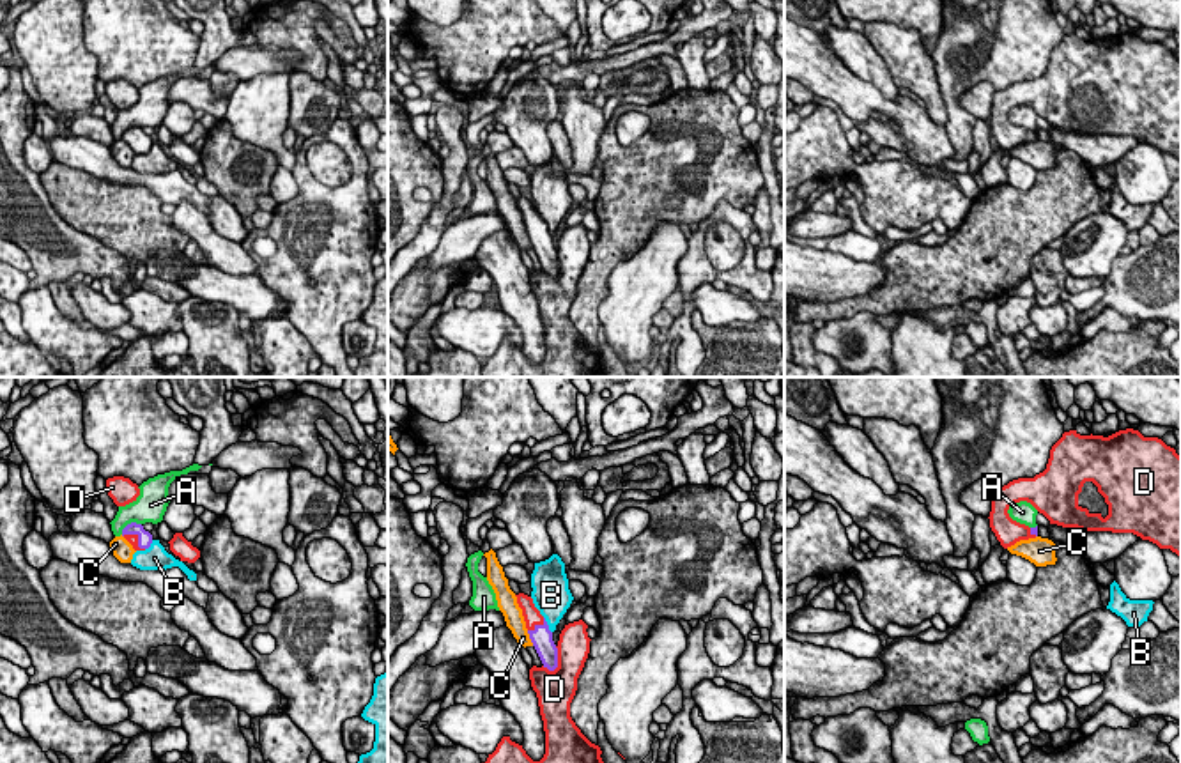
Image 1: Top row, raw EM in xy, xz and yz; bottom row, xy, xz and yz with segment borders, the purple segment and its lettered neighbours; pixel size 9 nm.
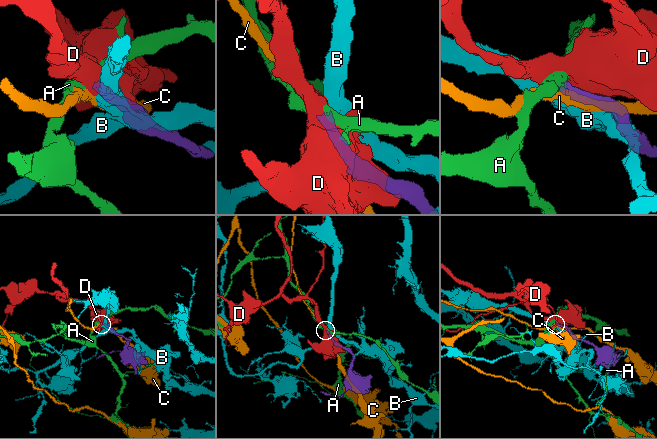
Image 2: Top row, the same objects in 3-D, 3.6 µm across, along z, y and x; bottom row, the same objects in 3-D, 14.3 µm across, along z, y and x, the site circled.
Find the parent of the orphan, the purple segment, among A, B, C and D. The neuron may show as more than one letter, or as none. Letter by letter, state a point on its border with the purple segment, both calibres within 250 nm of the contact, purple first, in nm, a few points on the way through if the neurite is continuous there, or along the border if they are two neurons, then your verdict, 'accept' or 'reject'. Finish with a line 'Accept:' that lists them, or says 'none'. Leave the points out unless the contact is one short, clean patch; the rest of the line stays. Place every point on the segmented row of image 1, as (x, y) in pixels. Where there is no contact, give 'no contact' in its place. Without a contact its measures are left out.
A: meets purple in xy at (131, 523); 130 nm thick on the purple side, 280 nm on the other; border along xy (140, 523), (130, 523), (121, 533); reject
B: meets purple in xz at (548, 625); 190 nm thick on the purple side, 320 nm on the other; reject
C: meets purple in xz at (530, 638); 190 nm thick on the purple side, 170 nm on the other; reject
D: meets purple in xz at (556, 661); 190 nm thick on the purple side, 320 nm on the other; accept
Accept: D

